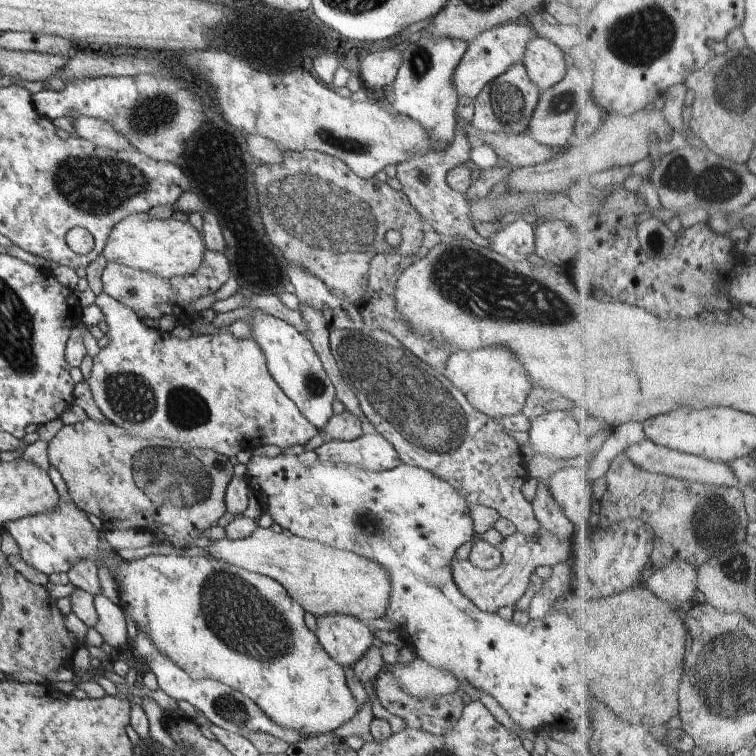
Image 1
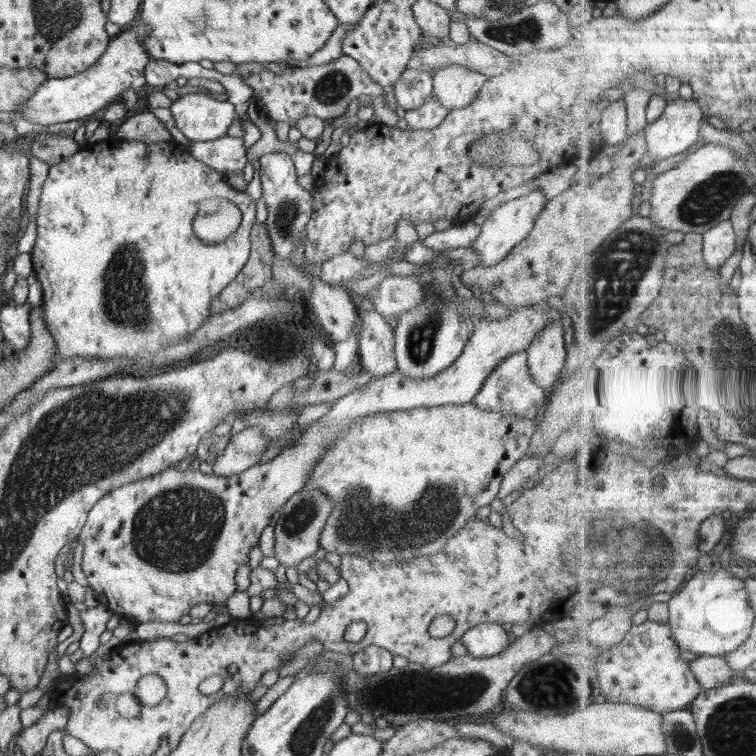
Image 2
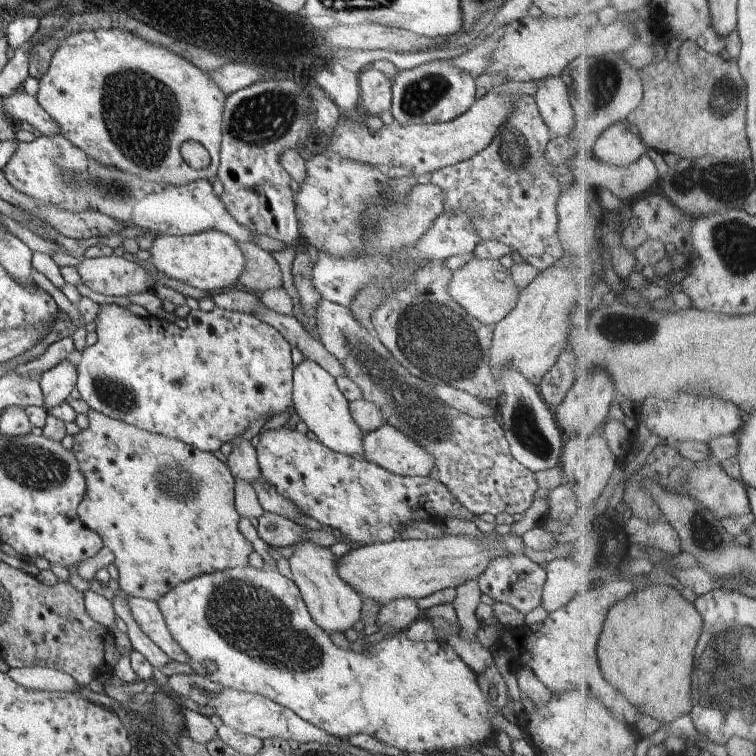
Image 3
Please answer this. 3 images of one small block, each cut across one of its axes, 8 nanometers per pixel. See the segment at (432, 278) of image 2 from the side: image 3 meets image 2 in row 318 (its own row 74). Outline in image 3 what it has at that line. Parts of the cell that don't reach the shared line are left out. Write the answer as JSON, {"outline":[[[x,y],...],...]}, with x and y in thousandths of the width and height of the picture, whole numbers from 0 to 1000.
{"outline":[[[574,79],[542,93],[530,93],[519,103],[517,149],[532,167],[579,164],[611,153],[630,135],[628,102],[611,95],[594,79]]]}

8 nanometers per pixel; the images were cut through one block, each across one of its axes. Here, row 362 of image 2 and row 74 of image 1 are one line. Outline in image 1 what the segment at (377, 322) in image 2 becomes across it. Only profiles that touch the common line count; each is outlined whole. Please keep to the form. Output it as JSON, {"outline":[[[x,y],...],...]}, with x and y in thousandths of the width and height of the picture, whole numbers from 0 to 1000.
{"outline":[[[522,62],[492,67],[478,82],[474,101],[483,116],[519,112],[532,82],[532,69]]]}

